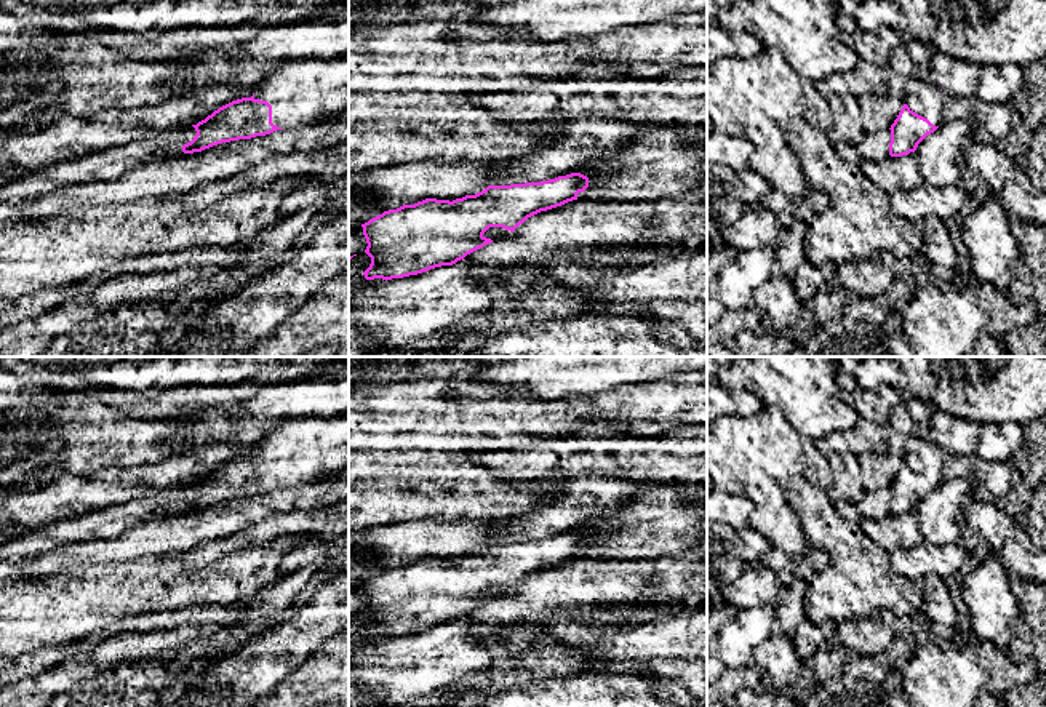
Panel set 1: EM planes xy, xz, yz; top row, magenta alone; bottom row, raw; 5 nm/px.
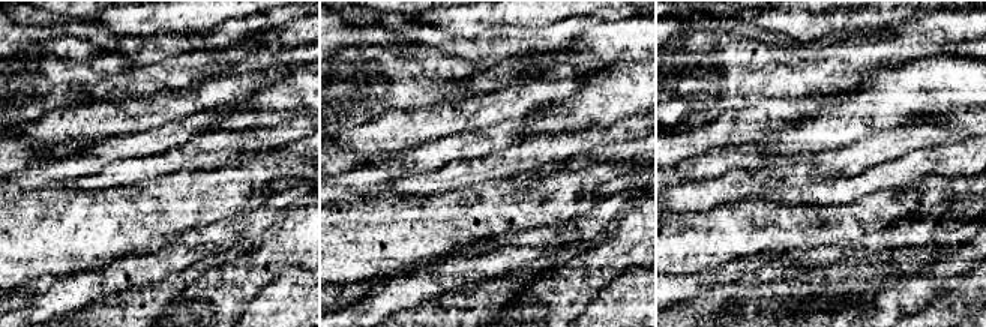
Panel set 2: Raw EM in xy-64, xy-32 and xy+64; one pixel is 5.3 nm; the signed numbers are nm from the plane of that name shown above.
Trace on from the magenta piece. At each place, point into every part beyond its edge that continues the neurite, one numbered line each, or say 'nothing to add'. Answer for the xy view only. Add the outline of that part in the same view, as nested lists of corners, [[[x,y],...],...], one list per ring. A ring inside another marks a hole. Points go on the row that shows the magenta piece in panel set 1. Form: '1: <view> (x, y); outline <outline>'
1: xy (301, 93); outline [[[349,56],[285,61],[262,74],[254,99],[272,106],[272,123],[280,128],[336,120],[349,110]]]

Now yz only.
1: yz (922, 96); outline [[[916,77],[907,80],[904,101],[915,114],[928,118],[934,126],[944,123],[947,94],[929,80]]]

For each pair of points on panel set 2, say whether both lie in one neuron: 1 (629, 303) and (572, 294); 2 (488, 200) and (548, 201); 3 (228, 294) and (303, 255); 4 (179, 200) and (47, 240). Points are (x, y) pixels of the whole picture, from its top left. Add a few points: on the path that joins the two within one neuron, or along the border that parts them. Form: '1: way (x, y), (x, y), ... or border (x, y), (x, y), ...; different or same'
1: border (622, 273), (583, 311); different
2: way (503, 201), (533, 201); same
3: way (246, 276), (272, 255), (285, 255); same
4: way (146, 215), (80, 231); same

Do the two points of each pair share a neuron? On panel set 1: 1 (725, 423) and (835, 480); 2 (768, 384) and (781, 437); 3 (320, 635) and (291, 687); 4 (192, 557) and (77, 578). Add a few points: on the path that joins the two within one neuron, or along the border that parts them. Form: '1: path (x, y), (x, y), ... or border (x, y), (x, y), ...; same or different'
1: path (752, 445), (797, 453), (808, 461); same
2: border (765, 407), (778, 407), (786, 419), (802, 432); different
3: border (331, 637), (280, 680); different
4: border (221, 555), (202, 567), (187, 567), (183, 560); different

